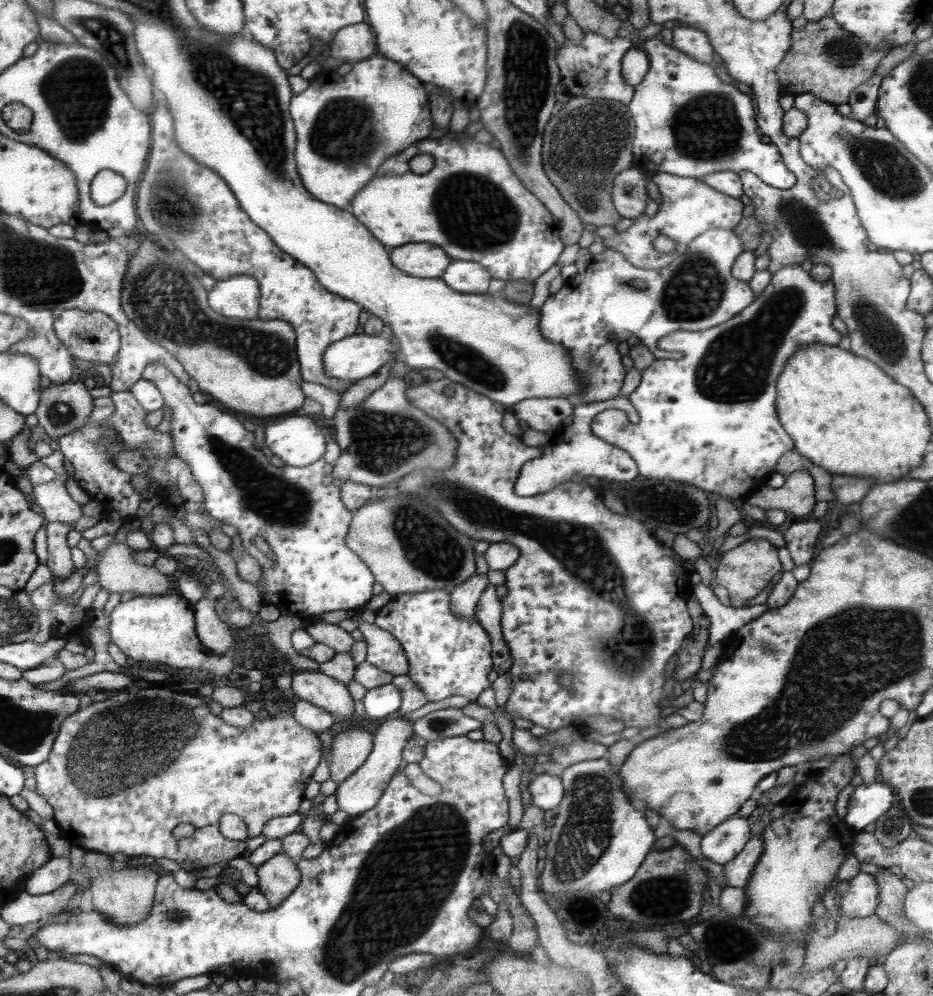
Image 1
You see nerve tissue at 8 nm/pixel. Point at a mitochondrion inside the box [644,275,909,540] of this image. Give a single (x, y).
(735, 367)

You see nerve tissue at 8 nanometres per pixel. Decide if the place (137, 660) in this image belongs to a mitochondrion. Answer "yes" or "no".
no

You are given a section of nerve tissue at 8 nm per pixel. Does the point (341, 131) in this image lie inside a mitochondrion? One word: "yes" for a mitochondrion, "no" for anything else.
yes

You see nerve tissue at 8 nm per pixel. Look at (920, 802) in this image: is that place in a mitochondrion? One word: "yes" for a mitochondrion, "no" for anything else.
yes

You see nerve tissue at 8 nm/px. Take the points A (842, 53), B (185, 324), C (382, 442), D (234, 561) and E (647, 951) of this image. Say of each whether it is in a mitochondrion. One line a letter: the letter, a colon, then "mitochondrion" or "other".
A: mitochondrion
B: mitochondrion
C: mitochondrion
D: other
E: other

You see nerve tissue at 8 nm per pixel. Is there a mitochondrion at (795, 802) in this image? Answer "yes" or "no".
no

